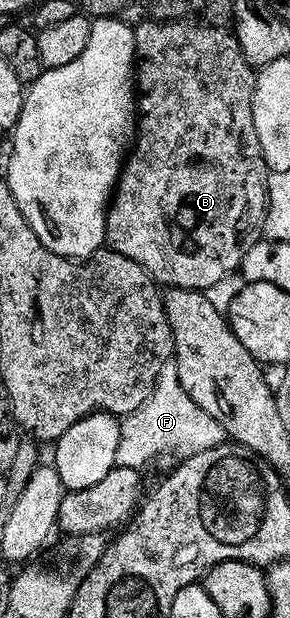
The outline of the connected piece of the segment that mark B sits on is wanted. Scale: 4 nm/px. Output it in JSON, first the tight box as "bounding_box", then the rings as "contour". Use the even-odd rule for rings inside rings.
{"bounding_box":[107,22,270,292],"contour":[[[141,22],[136,31],[136,76],[138,87],[138,133],[134,149],[129,153],[120,181],[108,208],[107,245],[113,254],[121,254],[138,264],[152,277],[152,281],[173,290],[199,290],[205,292],[218,280],[235,275],[243,267],[244,258],[255,242],[261,241],[264,213],[268,210],[268,175],[270,173],[262,144],[258,140],[258,128],[254,128],[254,92],[257,71],[242,56],[235,33],[224,28],[178,22]]]}

